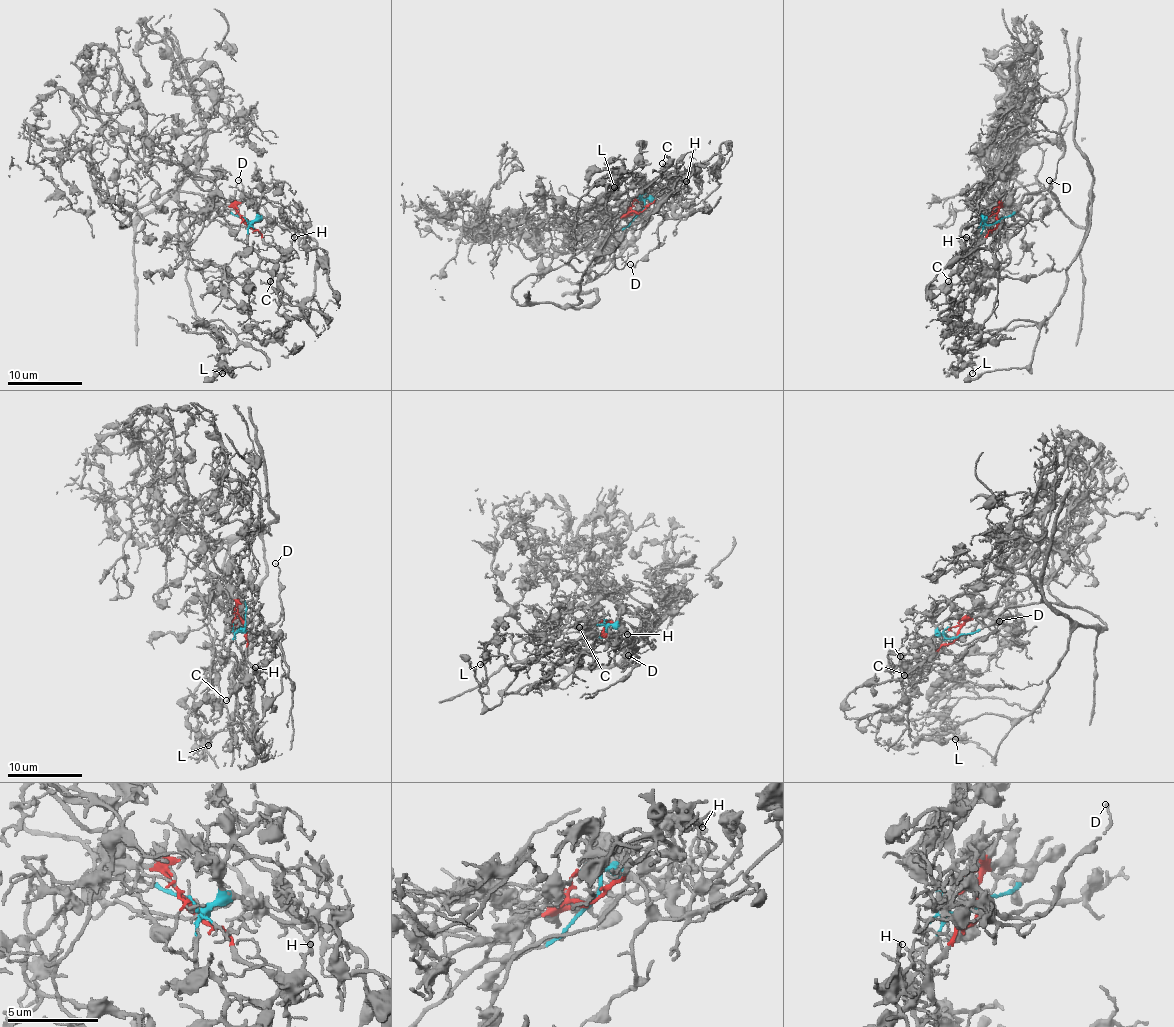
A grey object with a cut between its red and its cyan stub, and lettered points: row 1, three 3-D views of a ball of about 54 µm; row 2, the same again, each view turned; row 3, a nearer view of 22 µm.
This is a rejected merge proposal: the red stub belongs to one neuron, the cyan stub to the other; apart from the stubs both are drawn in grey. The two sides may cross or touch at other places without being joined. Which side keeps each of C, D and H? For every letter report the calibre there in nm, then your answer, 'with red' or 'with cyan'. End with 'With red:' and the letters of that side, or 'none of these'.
C: calibre 160 nm; with red
D: calibre 90 nm; with cyan
H: calibre 180 nm; with cyan
With red: C

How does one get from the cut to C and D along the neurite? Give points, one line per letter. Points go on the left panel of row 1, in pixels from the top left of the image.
C: (248, 221), (279, 253), (270, 281)
D: (248, 221), (251, 223), (264, 218), (272, 223), (266, 227), (266, 210), (242, 190), (238, 180)

